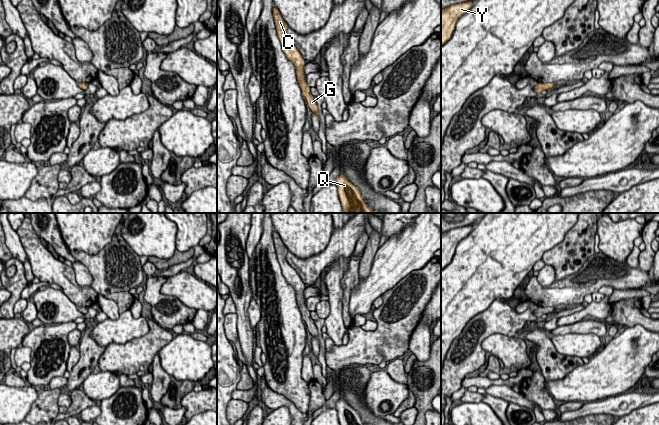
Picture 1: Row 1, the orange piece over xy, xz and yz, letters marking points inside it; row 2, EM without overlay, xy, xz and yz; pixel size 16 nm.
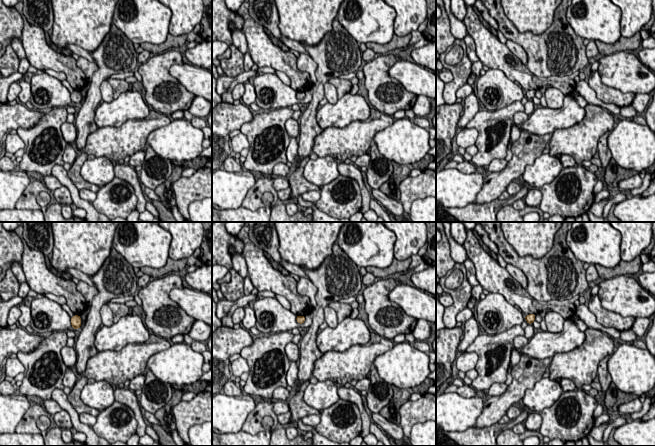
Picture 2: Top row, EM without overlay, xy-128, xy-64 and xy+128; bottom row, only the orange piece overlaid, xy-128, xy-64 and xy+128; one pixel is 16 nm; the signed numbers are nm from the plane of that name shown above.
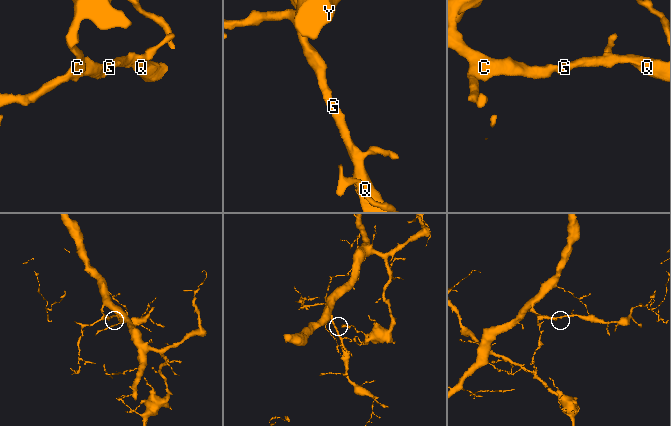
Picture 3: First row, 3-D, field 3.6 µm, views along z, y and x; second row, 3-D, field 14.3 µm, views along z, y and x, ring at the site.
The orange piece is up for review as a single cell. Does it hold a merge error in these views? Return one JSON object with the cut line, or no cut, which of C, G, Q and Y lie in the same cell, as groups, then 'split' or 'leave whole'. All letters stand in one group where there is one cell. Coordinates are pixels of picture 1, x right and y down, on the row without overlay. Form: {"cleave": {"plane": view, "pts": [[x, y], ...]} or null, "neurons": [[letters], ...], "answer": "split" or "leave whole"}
{"cleave": null, "neurons": [["C", "G", "Q", "Y"]], "answer": "leave whole"}

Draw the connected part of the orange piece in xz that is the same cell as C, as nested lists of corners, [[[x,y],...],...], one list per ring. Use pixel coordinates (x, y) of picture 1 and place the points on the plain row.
[[[274,231],[272,236],[277,259],[281,266],[282,274],[287,280],[287,282],[295,289],[297,304],[302,315],[302,319],[304,320],[304,323],[306,325],[306,328],[311,333],[312,337],[316,337],[319,340],[318,329],[315,325],[314,320],[310,317],[311,311],[307,308],[303,295],[304,290],[306,289],[306,285],[302,281],[301,277],[298,275],[296,270],[292,268],[287,262],[286,255],[289,250],[284,245],[278,232]]]

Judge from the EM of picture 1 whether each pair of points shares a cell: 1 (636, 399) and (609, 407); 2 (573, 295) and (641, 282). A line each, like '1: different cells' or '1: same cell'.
1: same cell
2: same cell

